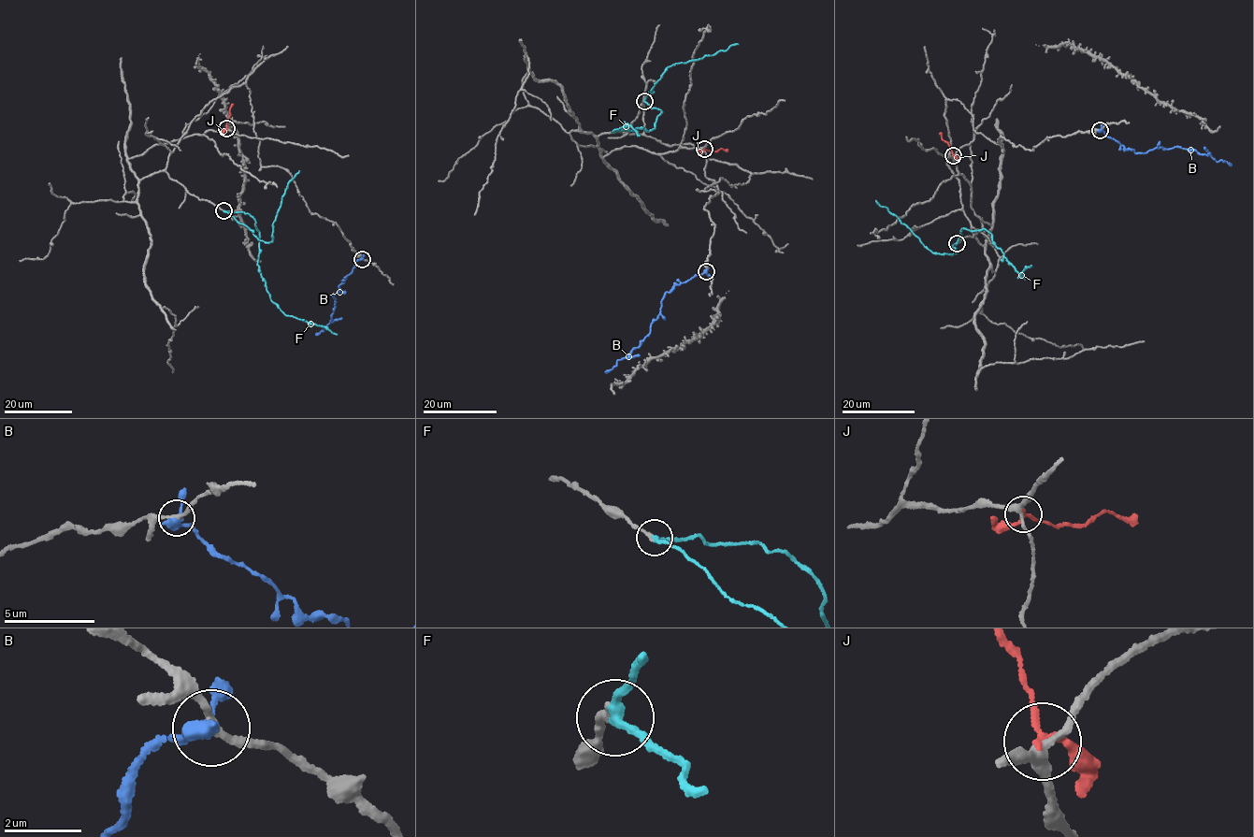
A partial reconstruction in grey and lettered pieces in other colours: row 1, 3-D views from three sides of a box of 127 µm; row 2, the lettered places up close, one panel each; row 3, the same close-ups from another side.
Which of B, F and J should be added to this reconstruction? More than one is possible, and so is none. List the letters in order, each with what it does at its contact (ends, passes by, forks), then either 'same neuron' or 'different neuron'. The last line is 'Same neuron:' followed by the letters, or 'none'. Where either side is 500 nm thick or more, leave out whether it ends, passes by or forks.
B: it passes by | different neuron
F: it passes by | same neuron
J: it passes by | different neuron
Same neuron: F

